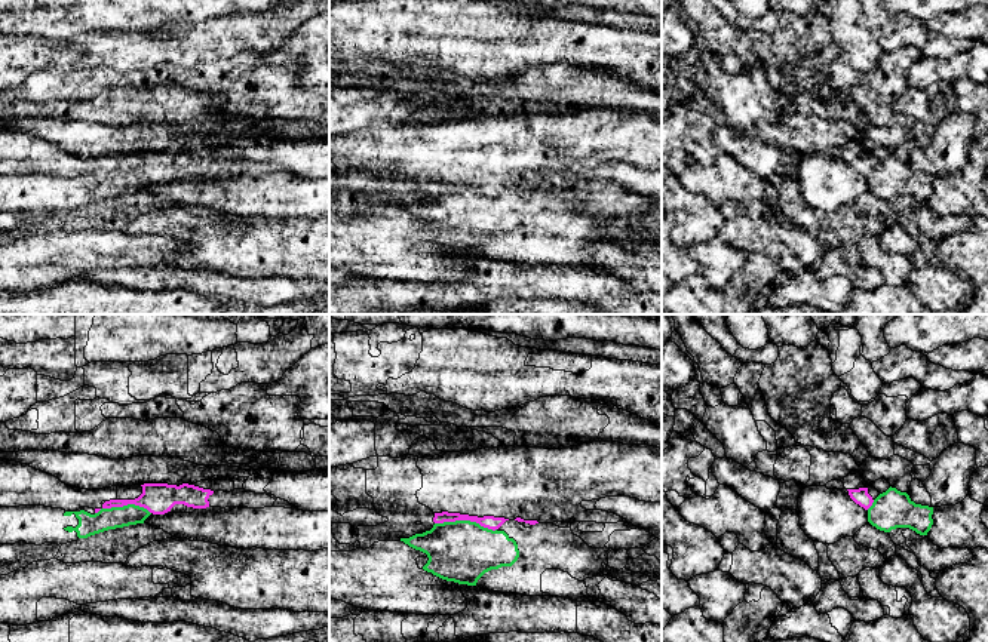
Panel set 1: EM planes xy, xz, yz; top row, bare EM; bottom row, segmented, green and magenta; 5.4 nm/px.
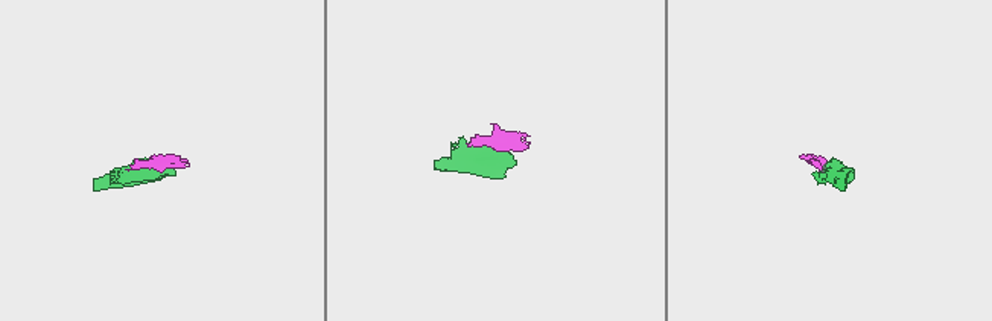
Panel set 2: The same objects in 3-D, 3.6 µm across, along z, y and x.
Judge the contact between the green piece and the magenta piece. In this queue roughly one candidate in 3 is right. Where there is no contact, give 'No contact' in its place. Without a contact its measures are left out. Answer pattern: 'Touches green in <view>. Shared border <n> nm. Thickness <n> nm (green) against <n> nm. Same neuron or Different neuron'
Touches green in xz. Shared border 340 nm. Thickness 340 nm (green) against 70 nm. Different neuron

